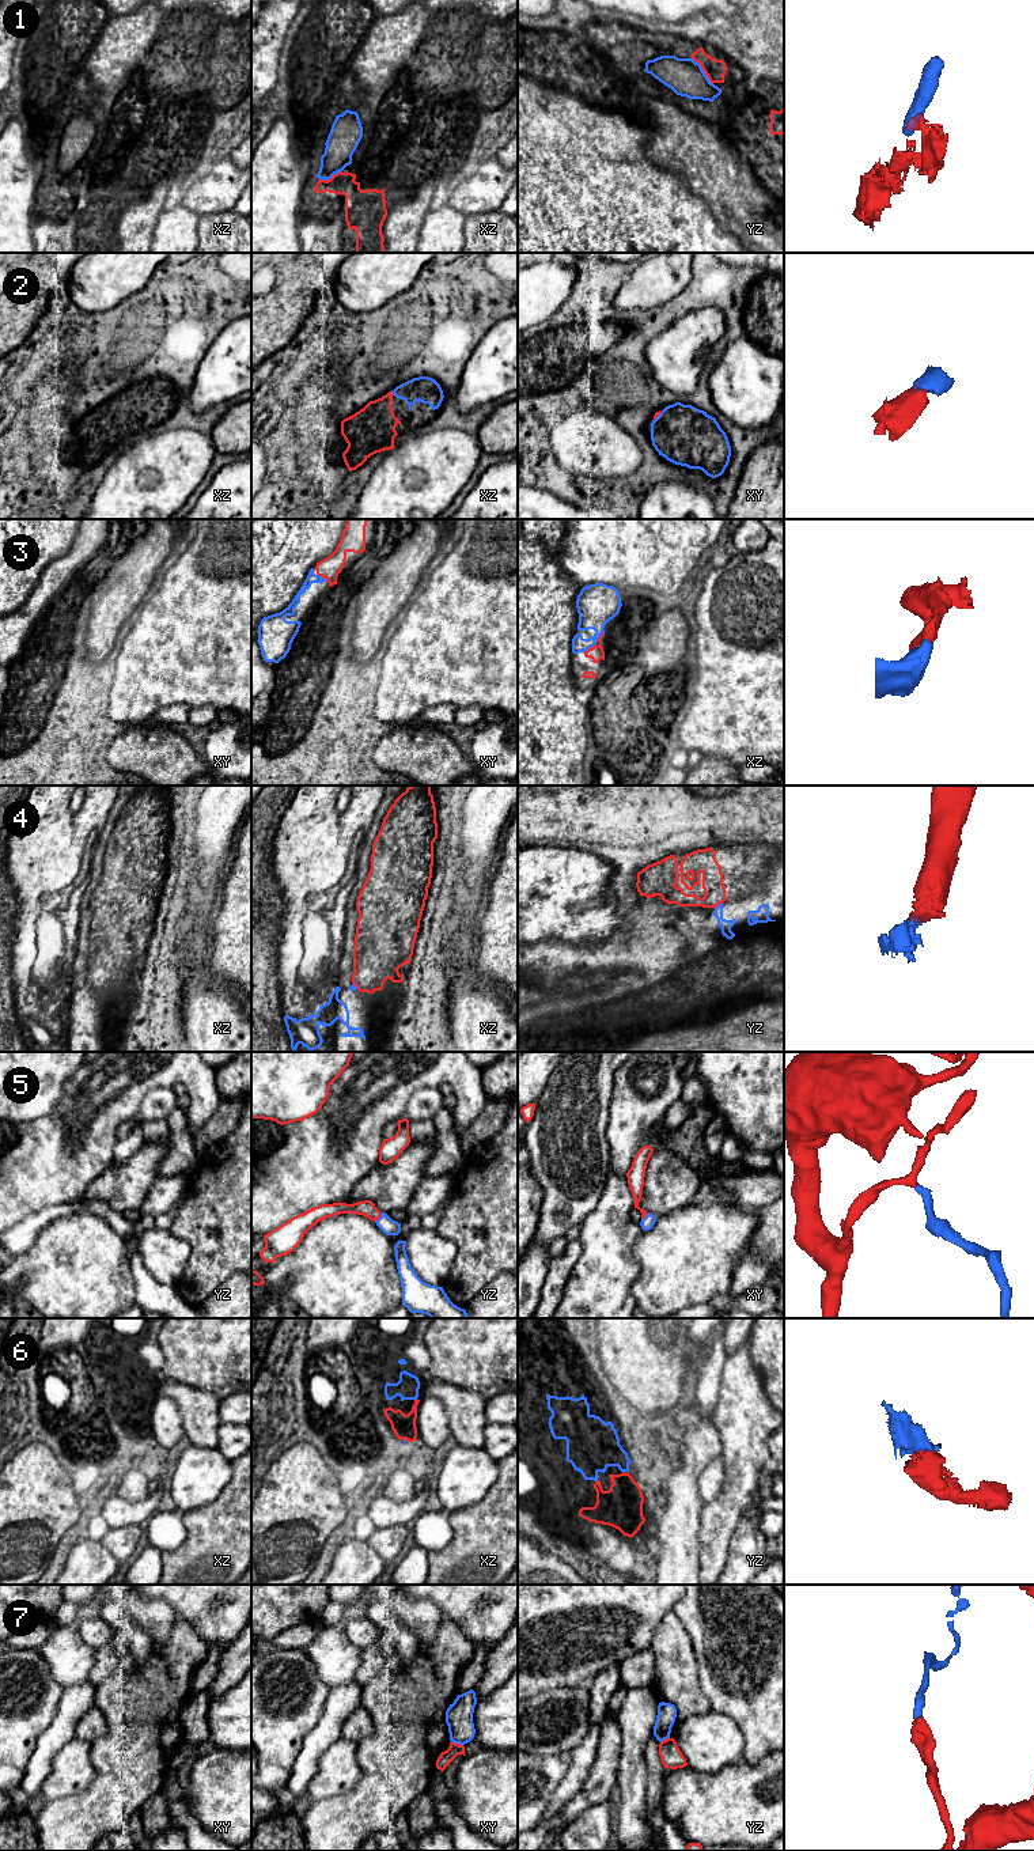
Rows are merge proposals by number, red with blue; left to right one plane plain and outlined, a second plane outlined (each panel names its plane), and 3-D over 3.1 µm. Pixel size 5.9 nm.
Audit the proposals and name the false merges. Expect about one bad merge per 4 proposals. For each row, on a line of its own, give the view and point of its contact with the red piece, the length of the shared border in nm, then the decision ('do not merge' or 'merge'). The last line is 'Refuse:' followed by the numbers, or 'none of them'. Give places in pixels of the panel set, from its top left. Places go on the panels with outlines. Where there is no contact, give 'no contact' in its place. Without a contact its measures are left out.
1: contact yz (703, 69); length 200 nm; merge
2: contact xz (391, 393); length 40 nm; merge
3: contact xy (322, 576); length 80 nm; merge
4: contact yz (718, 904); length 60 nm; do not merge
5: contact yz (378, 1218); length 80 nm; merge
6: contact xz (406, 1439); length 40 nm; merge
7: contact xy (457, 1744); length 80 nm; do not merge
Refuse: 4, 7

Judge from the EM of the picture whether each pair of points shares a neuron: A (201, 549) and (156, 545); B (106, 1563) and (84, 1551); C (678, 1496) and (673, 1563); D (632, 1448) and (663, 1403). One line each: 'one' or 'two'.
A: two
B: one
C: one
D: two

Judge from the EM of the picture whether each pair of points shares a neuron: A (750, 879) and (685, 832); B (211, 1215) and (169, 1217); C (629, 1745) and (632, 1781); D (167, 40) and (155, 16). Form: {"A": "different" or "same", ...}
{"A": "different", "B": "different", "C": "same", "D": "different"}

